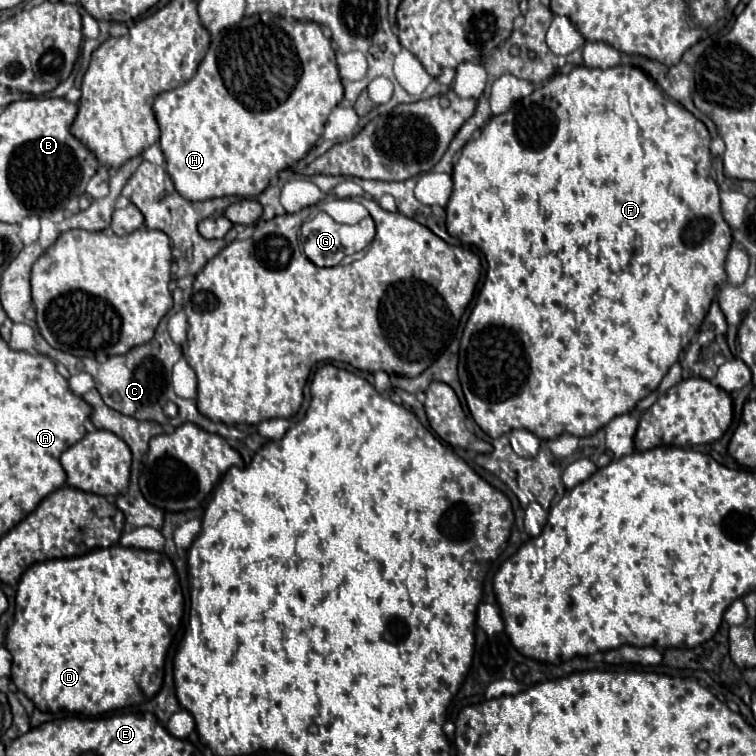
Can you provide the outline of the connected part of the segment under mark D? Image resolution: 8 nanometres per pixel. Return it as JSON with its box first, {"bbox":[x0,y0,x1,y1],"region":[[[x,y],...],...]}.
{"bbox":[6,544,184,716],"region":[[[120,544],[110,546],[110,548],[98,548],[94,552],[88,552],[84,556],[74,556],[74,558],[56,558],[56,560],[46,560],[30,566],[18,584],[16,590],[16,614],[14,614],[14,624],[8,628],[6,634],[6,646],[12,654],[12,682],[18,690],[22,690],[38,710],[42,712],[78,712],[86,716],[100,716],[104,712],[112,712],[116,708],[124,708],[130,704],[140,704],[144,700],[150,700],[158,694],[164,678],[164,660],[166,652],[172,642],[172,628],[182,620],[184,614],[184,596],[182,588],[178,582],[178,574],[174,570],[174,564],[170,558],[162,552],[152,552],[152,550],[136,550],[136,548],[124,548]]]}

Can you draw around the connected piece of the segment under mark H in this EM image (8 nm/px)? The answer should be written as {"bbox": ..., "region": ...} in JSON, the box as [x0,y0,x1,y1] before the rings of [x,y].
{"bbox":[152,14,344,202],"region":[[[254,14],[254,16],[242,18],[242,22],[238,22],[236,26],[214,36],[204,60],[198,66],[198,72],[184,86],[176,88],[176,90],[162,92],[154,100],[152,110],[154,110],[156,122],[160,126],[160,140],[162,140],[162,152],[166,158],[166,170],[168,170],[176,190],[180,192],[182,198],[188,198],[192,202],[202,202],[202,200],[222,198],[222,196],[244,196],[246,198],[246,196],[262,194],[282,170],[286,170],[288,166],[294,166],[298,160],[302,160],[306,156],[306,152],[322,136],[328,114],[332,112],[332,108],[336,108],[336,104],[342,98],[344,98],[344,88],[342,88],[338,66],[336,66],[336,54],[332,50],[330,40],[324,36],[322,28],[316,22],[286,20],[286,18],[276,16],[276,14],[266,14],[266,24],[264,24],[260,14]]]}

